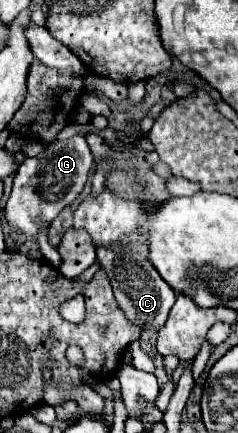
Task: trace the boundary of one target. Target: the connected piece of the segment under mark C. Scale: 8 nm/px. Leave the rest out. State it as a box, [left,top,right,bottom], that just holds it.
[96,240,176,332]

